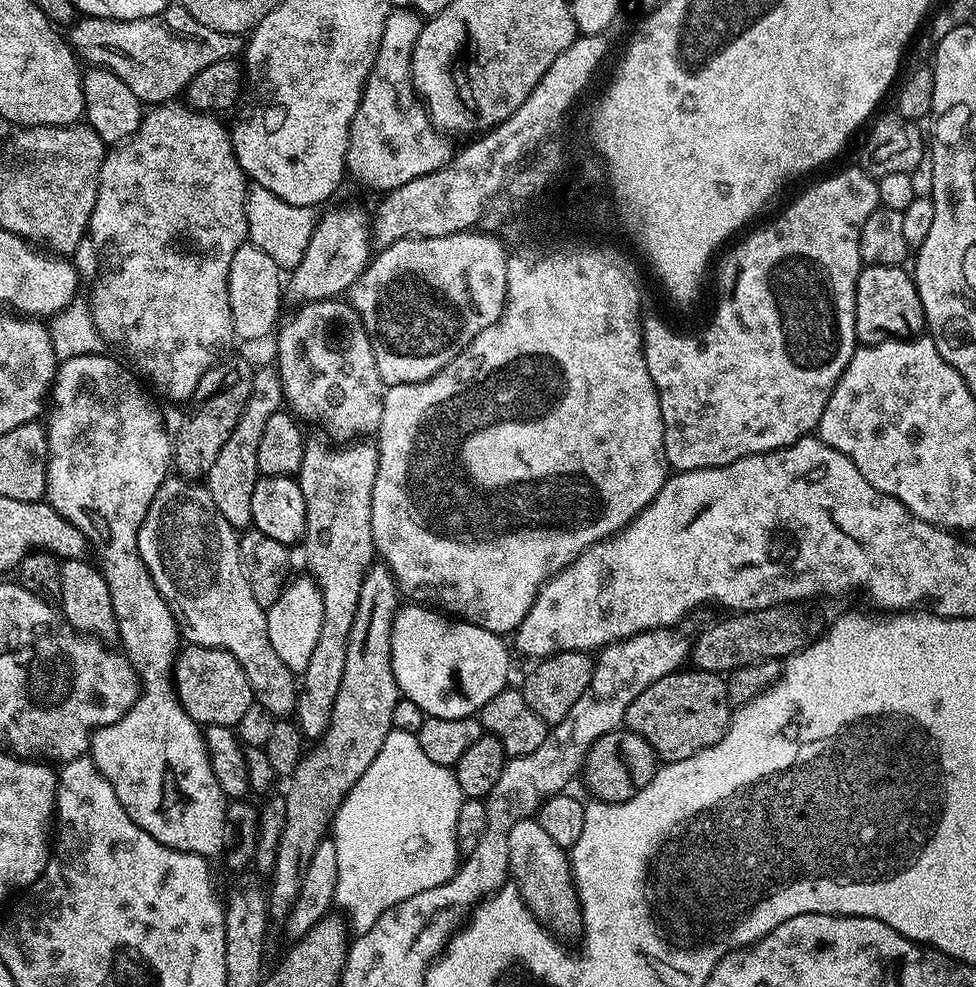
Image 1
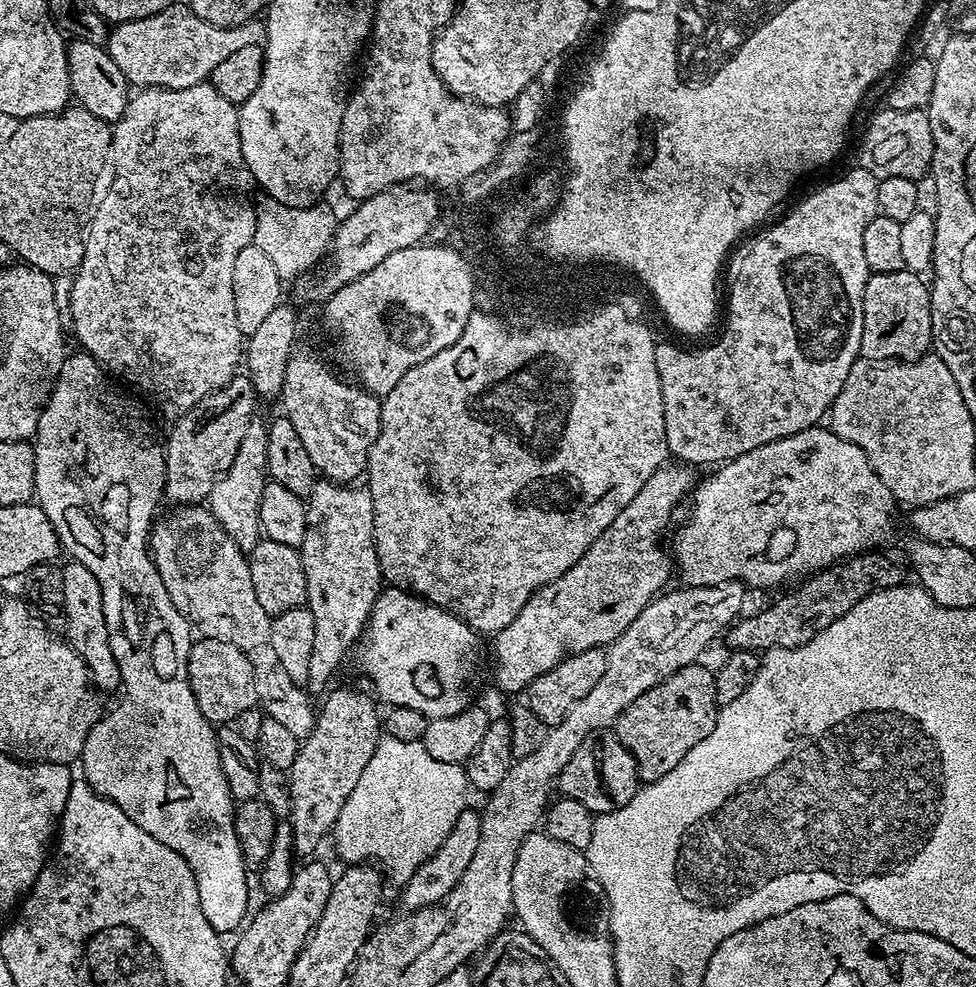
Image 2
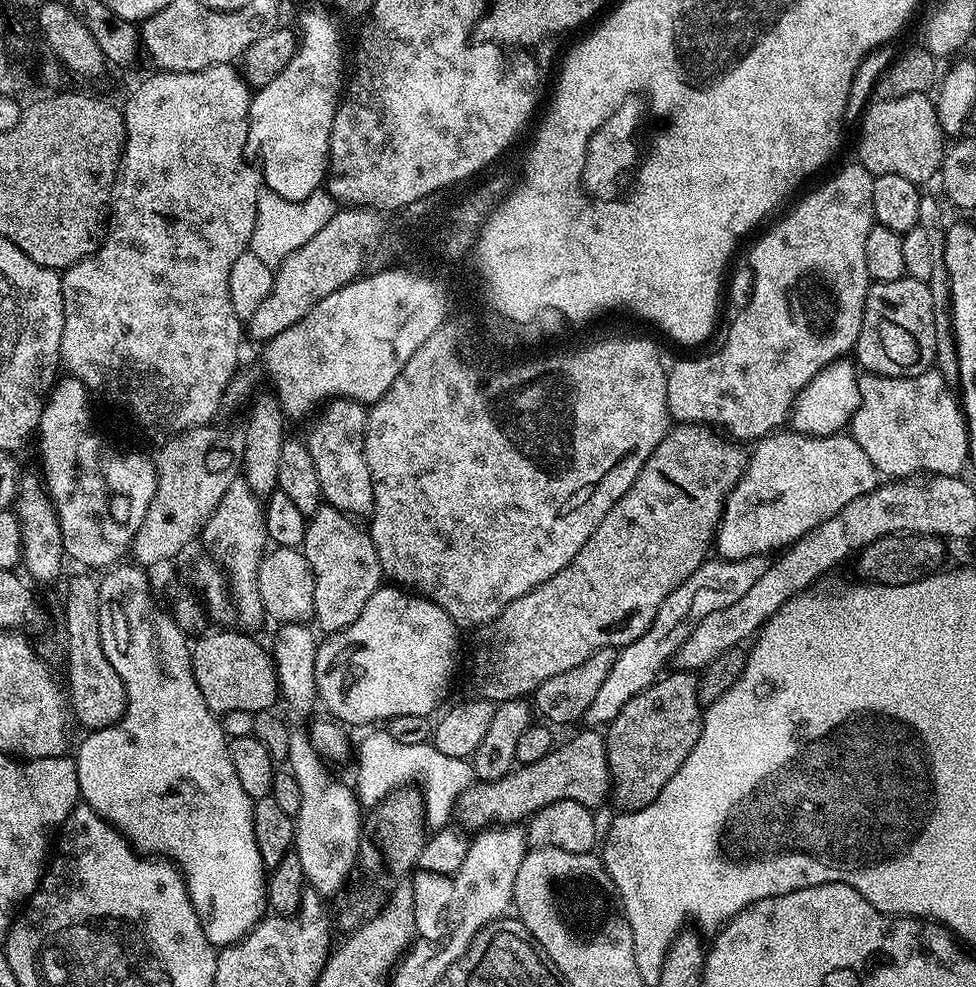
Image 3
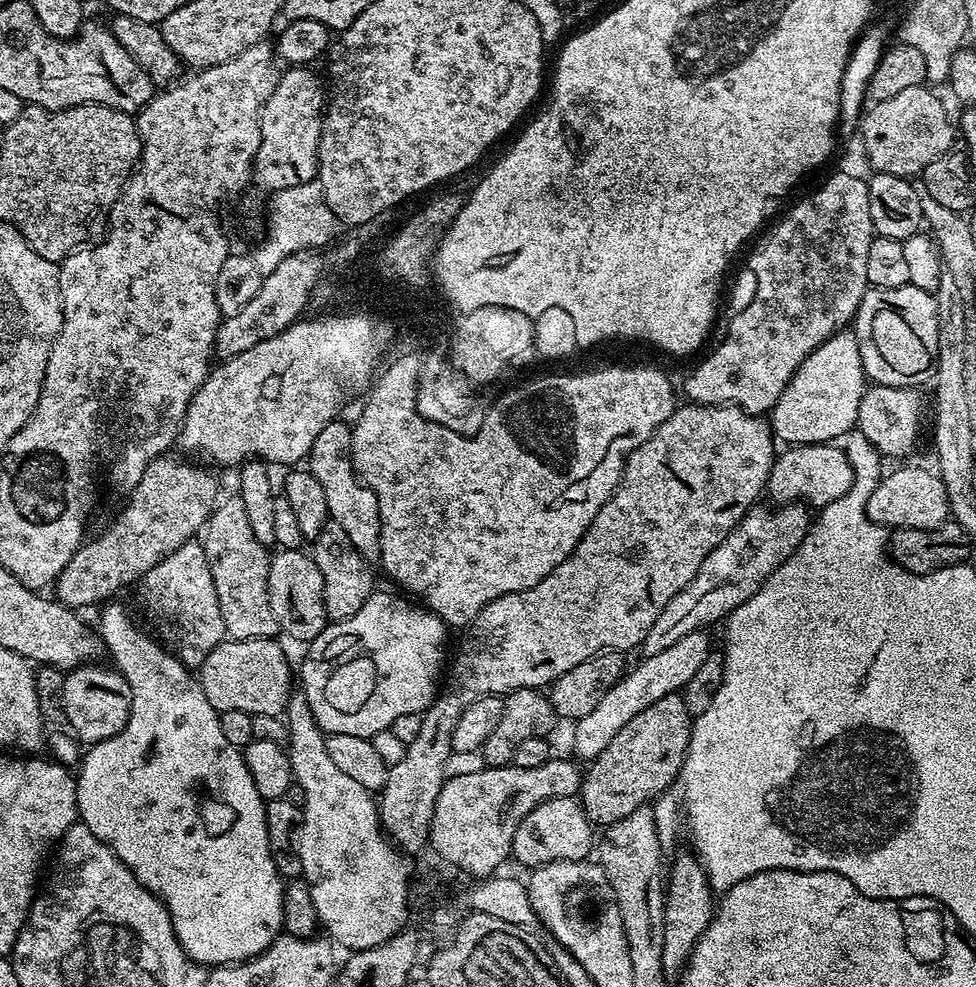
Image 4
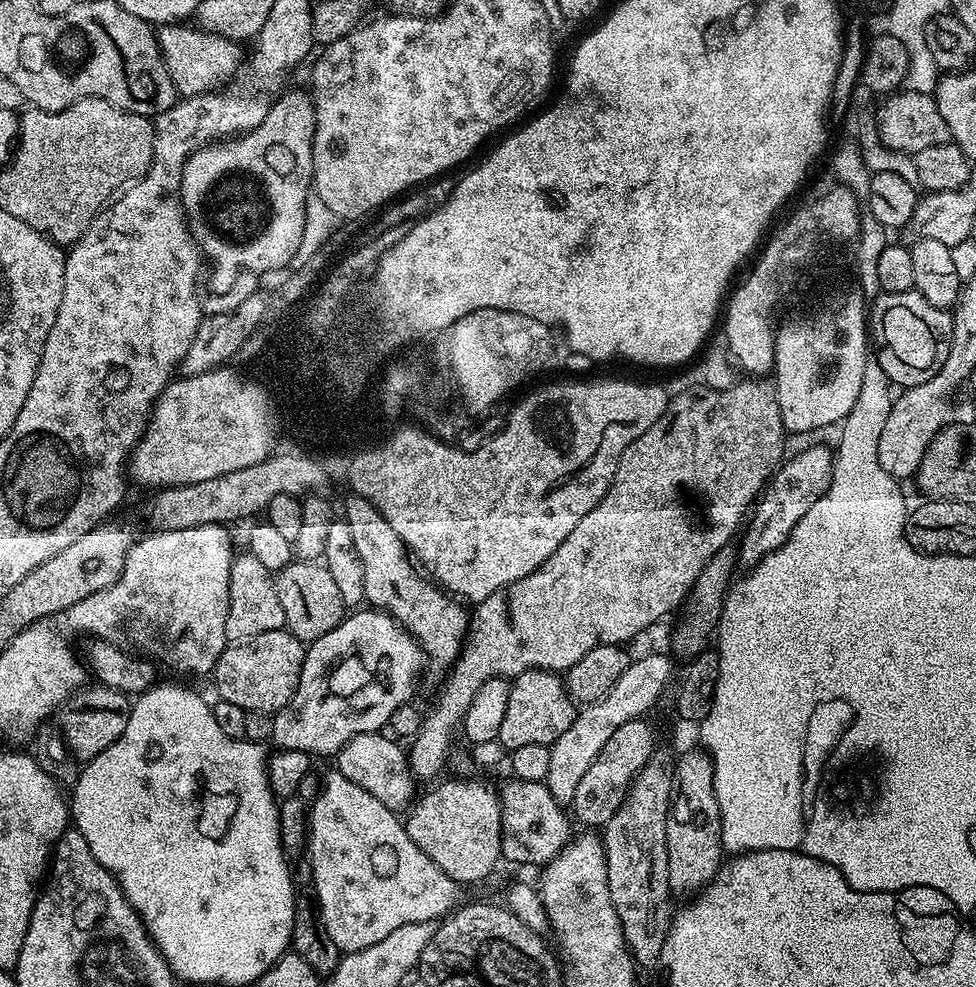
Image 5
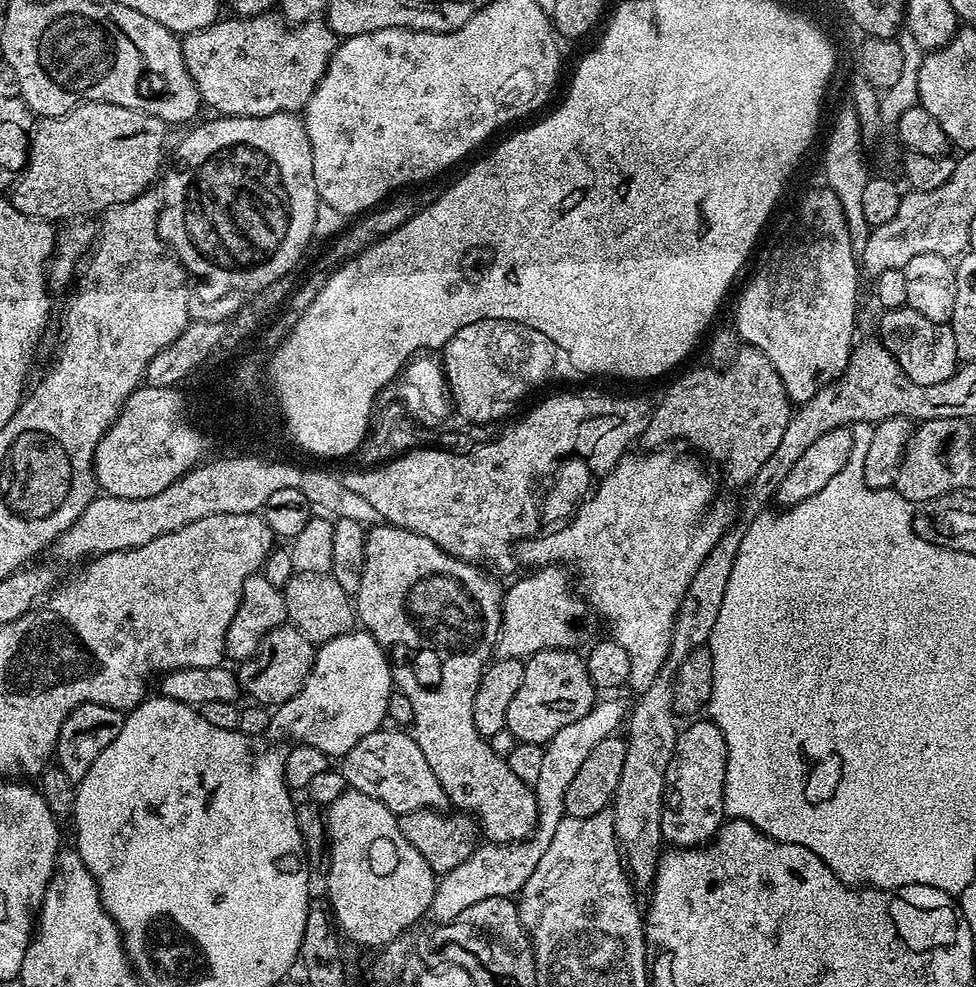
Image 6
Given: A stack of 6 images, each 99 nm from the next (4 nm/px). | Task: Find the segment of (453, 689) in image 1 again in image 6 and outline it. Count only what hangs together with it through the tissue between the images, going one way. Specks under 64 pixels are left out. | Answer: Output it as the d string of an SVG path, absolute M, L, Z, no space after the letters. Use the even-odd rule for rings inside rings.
M353 630L319 645L314 666L303 683L302 690L286 703L277 705L265 733L250 735L240 732L240 741L272 744L282 750L283 761L289 758L291 751L298 745L313 746L329 758L342 758L362 738L381 729L381 723L385 723L387 719L389 698L393 690L391 661L384 648L368 632Z

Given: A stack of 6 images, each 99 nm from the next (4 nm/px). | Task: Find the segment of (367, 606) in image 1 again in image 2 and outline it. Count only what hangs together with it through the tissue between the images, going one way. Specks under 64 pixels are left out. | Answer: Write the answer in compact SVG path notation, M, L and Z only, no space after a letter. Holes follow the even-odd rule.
M335 688L323 697L324 705L319 705L314 730L302 741L298 758L294 758L294 766L290 769L292 846L297 857L304 856L300 858L311 857L315 853L312 851L323 842L324 835L327 832L329 835L335 829L342 806L350 798L354 786L358 786L362 770L366 770L374 750L382 739L382 712L381 709L376 709L377 701L368 692L369 697L366 693L355 692L352 688Z

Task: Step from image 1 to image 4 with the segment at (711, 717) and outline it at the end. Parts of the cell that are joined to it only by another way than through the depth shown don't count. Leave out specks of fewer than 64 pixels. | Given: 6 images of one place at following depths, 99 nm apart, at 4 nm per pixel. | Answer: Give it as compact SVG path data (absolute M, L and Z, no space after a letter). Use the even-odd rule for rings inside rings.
M673 694L658 698L658 702L654 702L654 706L646 706L642 714L634 714L634 718L630 718L630 722L626 722L626 726L614 734L614 742L610 742L610 746L606 746L606 750L602 750L602 754L587 765L580 782L578 799L593 825L607 826L619 819L626 819L634 810L667 793L675 785L688 753L688 744L692 741L693 723L694 717L689 714L683 695Z

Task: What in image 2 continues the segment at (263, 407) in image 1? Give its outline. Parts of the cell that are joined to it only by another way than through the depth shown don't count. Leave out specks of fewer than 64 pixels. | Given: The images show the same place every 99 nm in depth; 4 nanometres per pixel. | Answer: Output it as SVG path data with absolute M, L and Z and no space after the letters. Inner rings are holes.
M254 418L246 430L246 438L242 438L242 446L238 446L238 454L230 470L224 472L206 501L212 517L245 554L251 552L252 547L262 539L260 503L262 502L262 490L266 483L269 439L269 427L266 424L264 426L260 418Z

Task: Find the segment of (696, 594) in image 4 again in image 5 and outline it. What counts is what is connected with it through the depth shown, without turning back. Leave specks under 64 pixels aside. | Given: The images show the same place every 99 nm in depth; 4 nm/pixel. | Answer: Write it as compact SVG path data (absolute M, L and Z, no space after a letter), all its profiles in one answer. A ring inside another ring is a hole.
M816 444L813 448L802 449L793 460L788 458L781 463L768 487L760 493L739 537L738 560L741 565L757 564L762 558L766 558L766 554L785 544L794 526L798 526L798 522L806 515L806 510L810 510L810 506L814 506L814 502L818 502L818 498L826 494L832 481L833 459L833 449L828 449L824 444Z

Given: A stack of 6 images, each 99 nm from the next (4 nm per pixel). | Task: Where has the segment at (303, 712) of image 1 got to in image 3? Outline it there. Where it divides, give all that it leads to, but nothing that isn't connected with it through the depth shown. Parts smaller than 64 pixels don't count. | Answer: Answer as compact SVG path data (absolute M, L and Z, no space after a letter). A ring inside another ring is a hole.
M324 504L310 517L304 529L302 551L314 574L314 620L320 623L319 631L324 634L340 632L350 626L362 614L362 608L370 601L370 596L382 586L380 559L372 533L367 527L359 528L356 524L359 523L347 512L332 504Z

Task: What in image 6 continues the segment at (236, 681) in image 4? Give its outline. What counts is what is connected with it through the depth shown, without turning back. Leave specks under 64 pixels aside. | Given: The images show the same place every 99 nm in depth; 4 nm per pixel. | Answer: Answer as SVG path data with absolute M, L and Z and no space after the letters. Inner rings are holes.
M285 622L280 627L270 630L258 646L258 650L249 660L243 661L238 668L238 684L249 692L255 703L265 706L277 706L294 698L314 666L317 645L306 638L291 623Z

